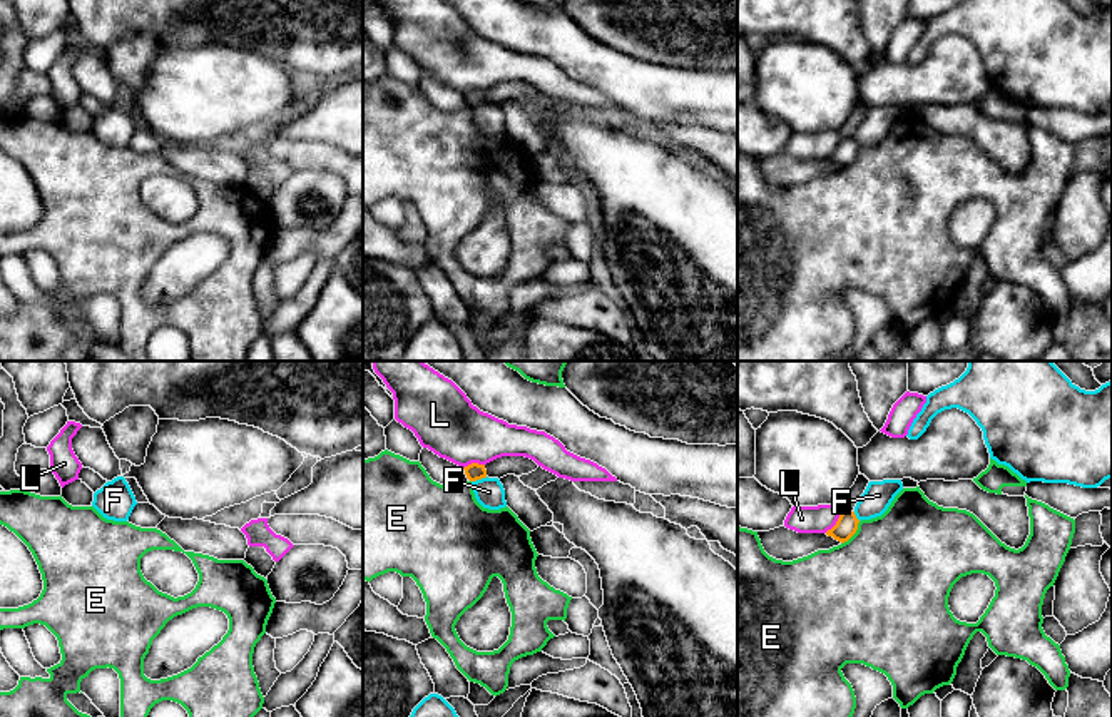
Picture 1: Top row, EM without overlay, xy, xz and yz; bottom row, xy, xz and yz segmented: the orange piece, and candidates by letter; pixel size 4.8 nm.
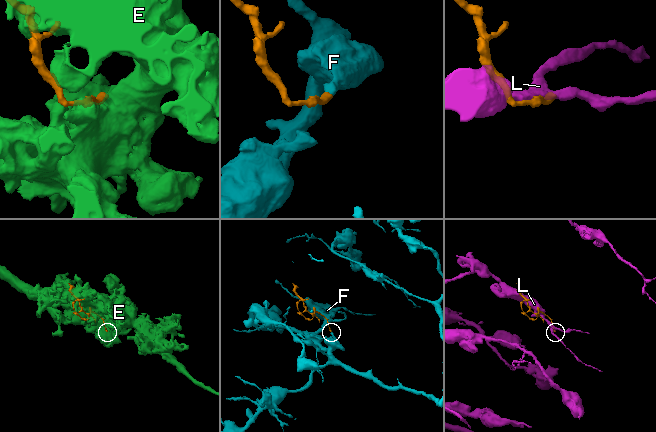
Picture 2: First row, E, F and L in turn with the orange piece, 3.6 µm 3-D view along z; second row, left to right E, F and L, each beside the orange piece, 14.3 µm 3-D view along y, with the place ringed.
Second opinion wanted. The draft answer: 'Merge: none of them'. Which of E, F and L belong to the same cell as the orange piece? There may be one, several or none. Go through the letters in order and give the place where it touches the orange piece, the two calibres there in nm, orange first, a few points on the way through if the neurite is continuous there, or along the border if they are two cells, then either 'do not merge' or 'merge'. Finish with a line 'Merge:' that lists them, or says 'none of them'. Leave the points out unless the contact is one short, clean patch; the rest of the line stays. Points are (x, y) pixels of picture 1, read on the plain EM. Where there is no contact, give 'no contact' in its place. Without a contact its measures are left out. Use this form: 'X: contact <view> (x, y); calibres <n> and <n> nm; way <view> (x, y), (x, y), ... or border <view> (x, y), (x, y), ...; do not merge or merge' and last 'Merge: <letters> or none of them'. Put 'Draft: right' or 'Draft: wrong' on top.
Draft: right
E: contact yz (853, 159); calibres 110 and 500 nm; do not merge
F: contact xz (479, 104); calibres 90 and 140 nm; border xz (487, 102), (472, 107); do not merge
L: contact yz (836, 149); calibres 110 and 130 nm; do not merge
Merge: none of them

